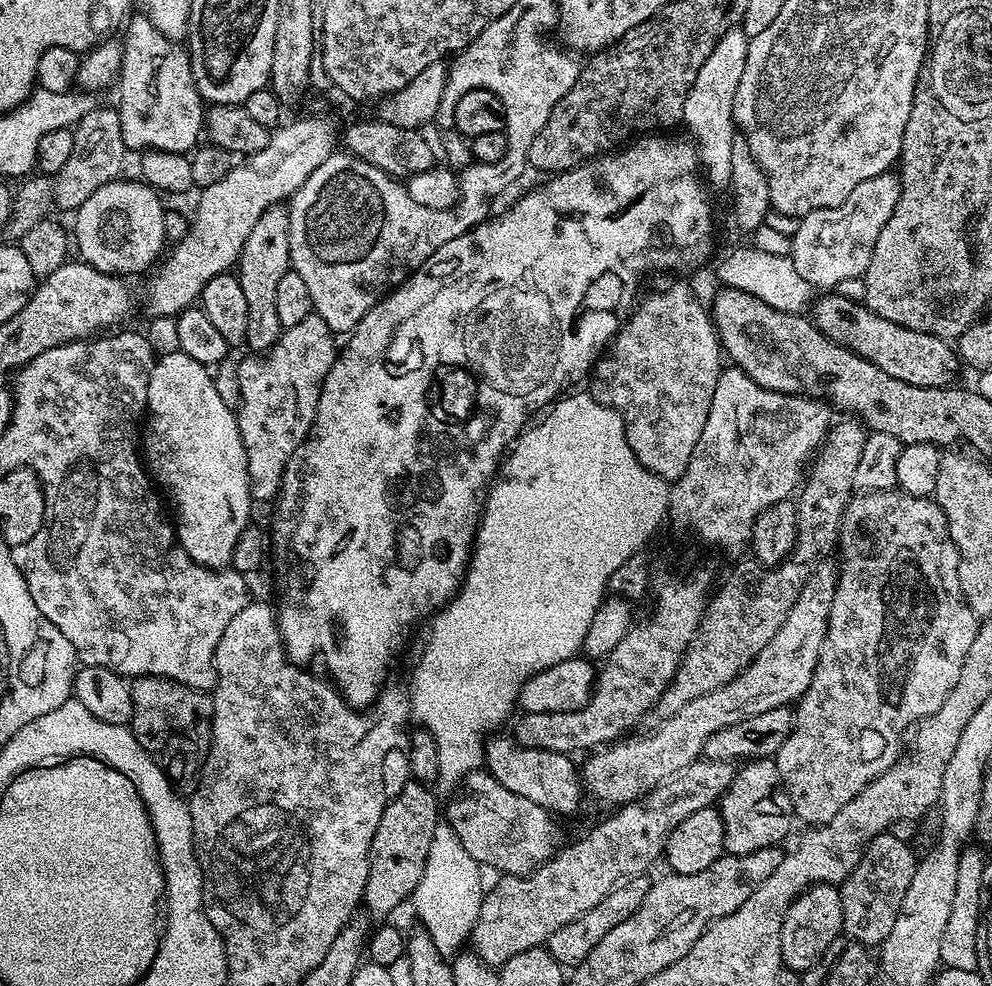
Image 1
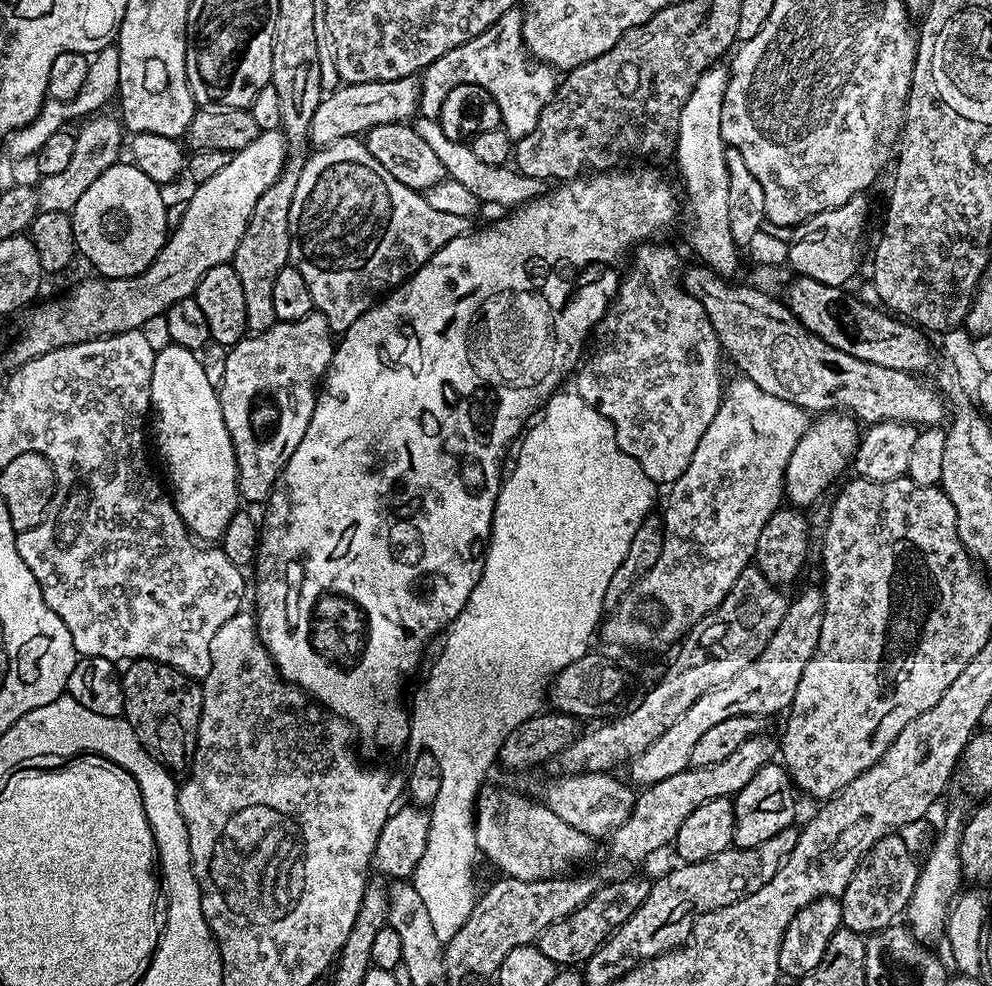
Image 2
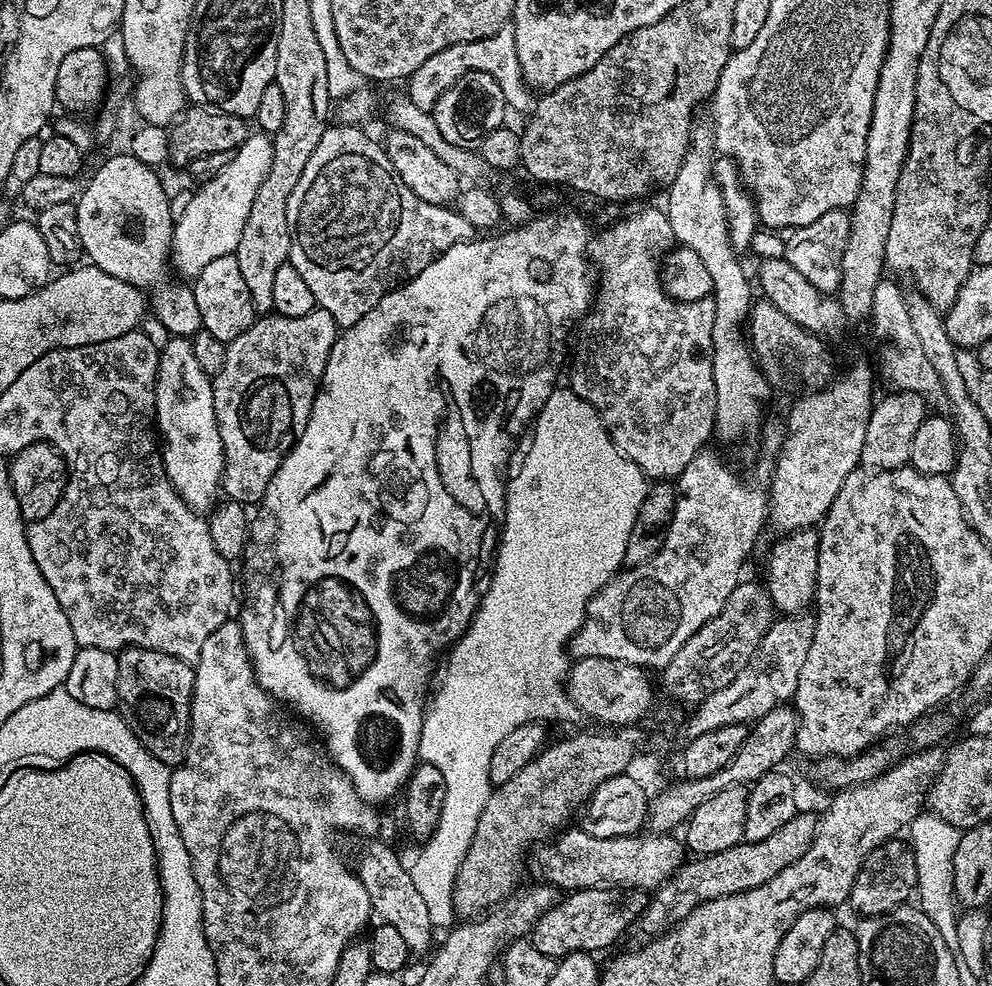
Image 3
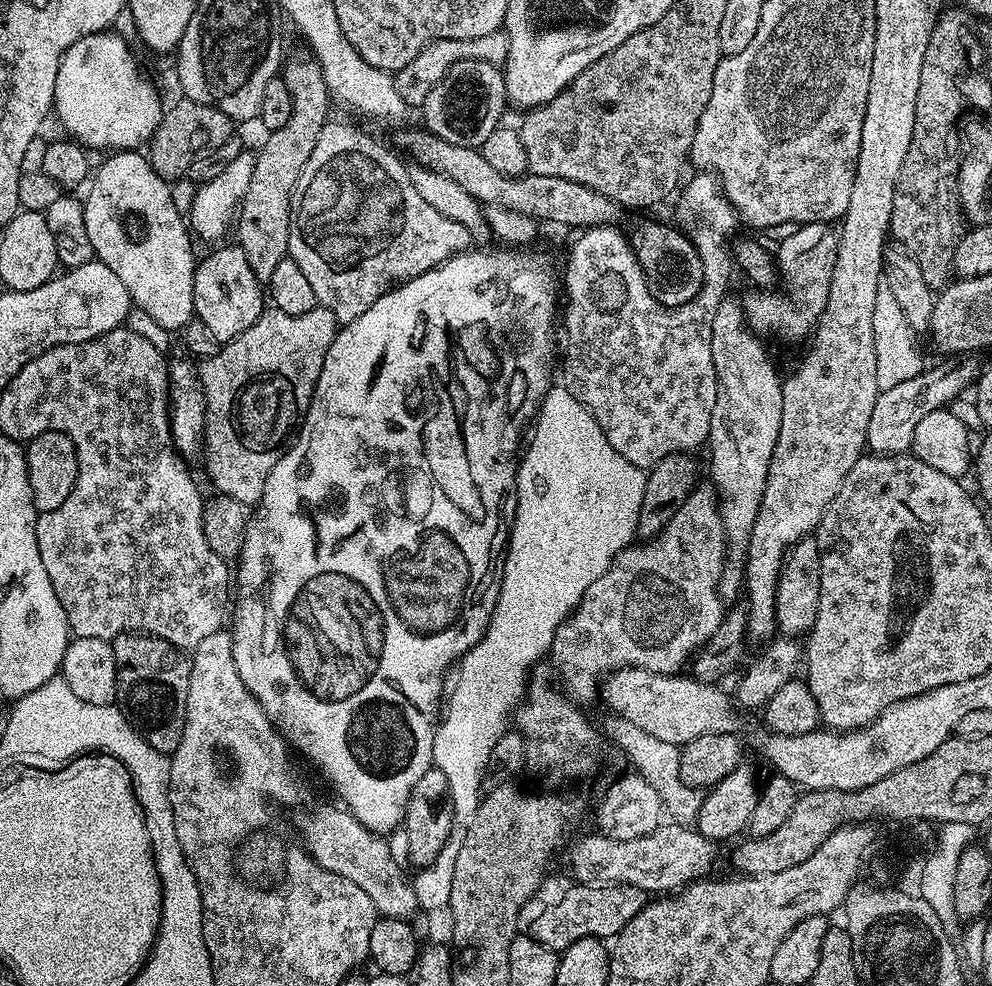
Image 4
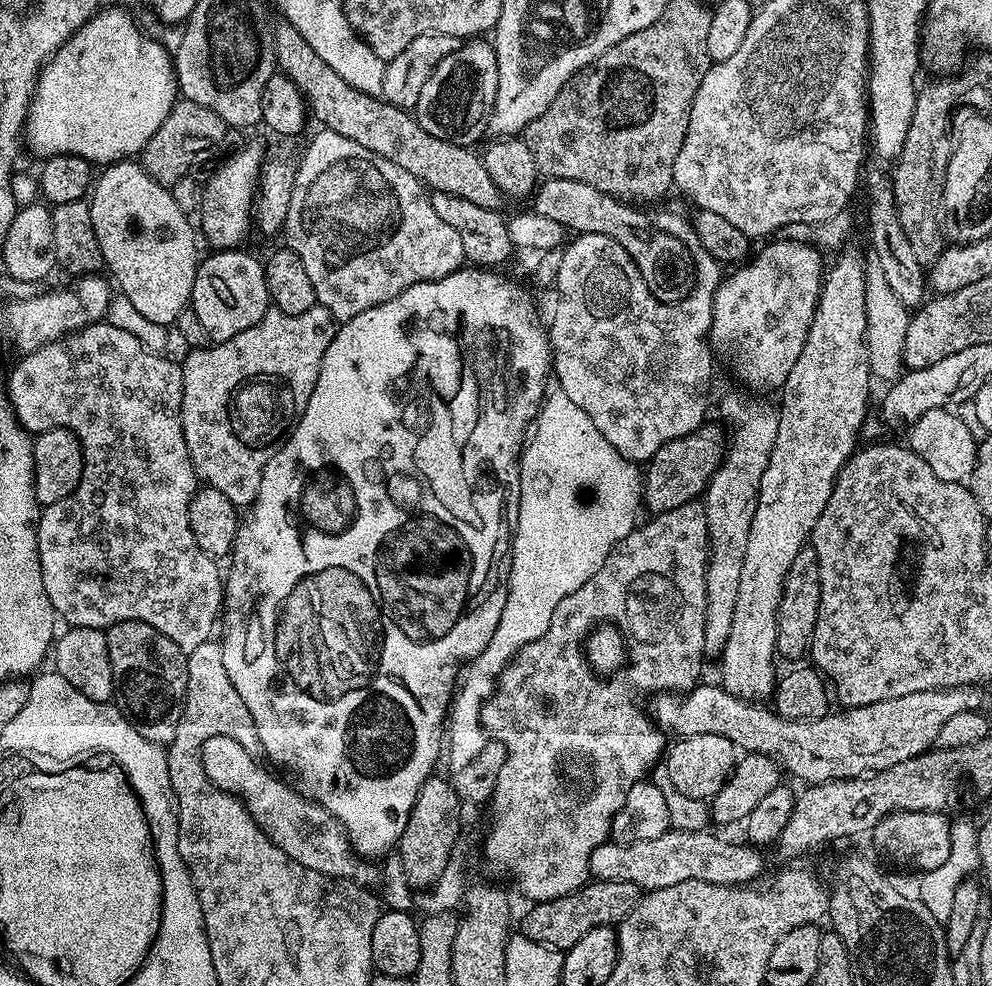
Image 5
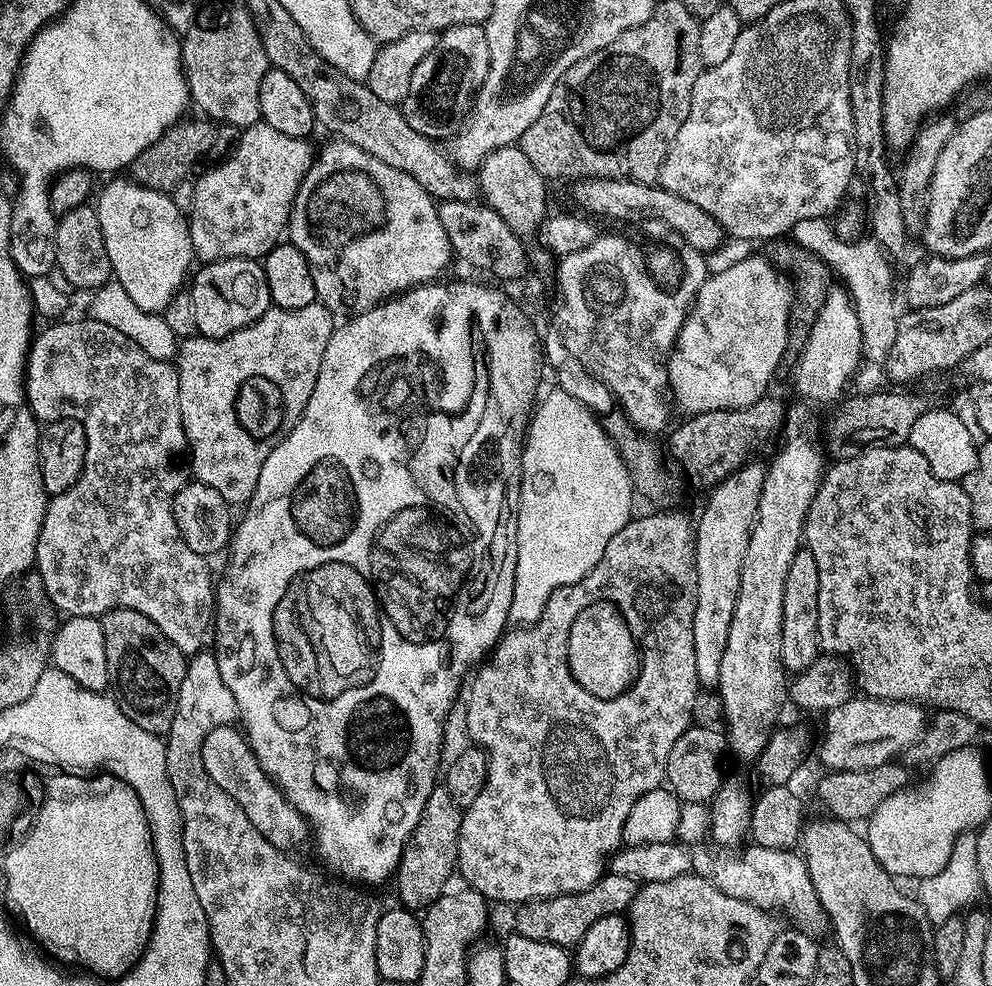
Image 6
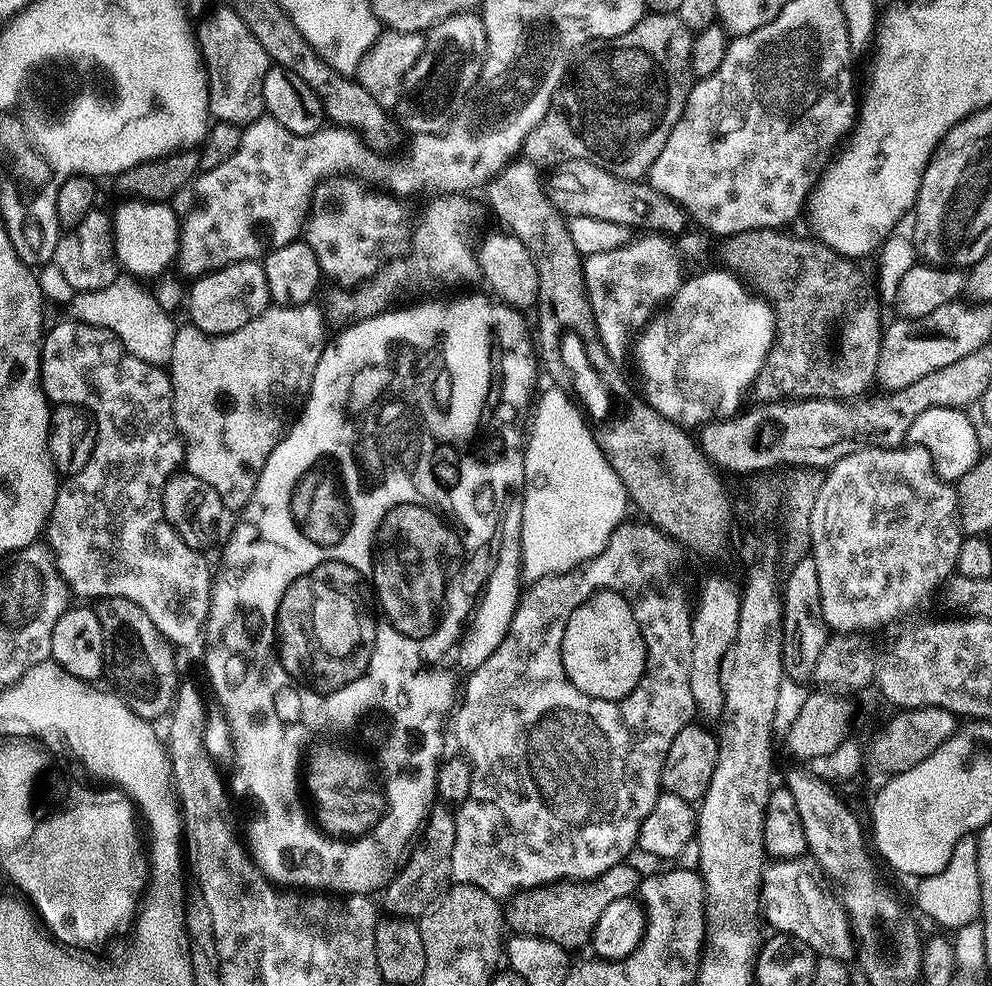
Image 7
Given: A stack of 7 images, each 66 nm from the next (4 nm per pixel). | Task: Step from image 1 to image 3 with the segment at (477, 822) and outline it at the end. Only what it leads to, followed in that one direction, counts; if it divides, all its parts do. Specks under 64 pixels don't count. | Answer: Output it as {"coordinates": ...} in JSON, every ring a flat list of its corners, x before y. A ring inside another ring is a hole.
{"coordinates":[[572,827,561,831,551,843,544,846,549,848,540,852,540,864,544,867,543,879,560,890,613,886,656,890,675,874,686,860,686,845,676,834,594,838,583,828]]}

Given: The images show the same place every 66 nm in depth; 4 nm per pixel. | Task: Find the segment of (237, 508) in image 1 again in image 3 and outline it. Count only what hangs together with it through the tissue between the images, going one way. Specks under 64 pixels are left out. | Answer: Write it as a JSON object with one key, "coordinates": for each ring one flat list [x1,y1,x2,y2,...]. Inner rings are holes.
{"coordinates":[[174,336,159,349,160,361,156,371,156,418,155,427,162,441,162,459,168,481,176,487,176,493,196,512,208,514,217,507,222,496,224,479,224,451,222,438,218,434,218,422,214,414,214,394,212,393,212,377,198,366,198,358,194,358,191,339]]}

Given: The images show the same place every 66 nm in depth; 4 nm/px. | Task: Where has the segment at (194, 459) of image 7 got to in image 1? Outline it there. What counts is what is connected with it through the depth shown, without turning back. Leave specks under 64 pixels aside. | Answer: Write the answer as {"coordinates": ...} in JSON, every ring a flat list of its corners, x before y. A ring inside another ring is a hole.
{"coordinates":[[315,314,302,318,302,322,298,322,298,326,290,326,285,328,280,333,280,340,276,345,264,355,248,354,248,357,243,361,239,361,238,367,240,370,240,405,235,408,236,421,238,422,238,430,242,434,242,446,246,450,246,466,248,467,248,481,250,482,250,490,252,491,253,501,260,502,260,500,268,500,268,502,275,501,276,497,280,495,280,483,284,477,286,466,290,462,290,458,294,454,294,450,298,450,298,446,308,437,308,431,312,429,312,423,316,417,318,410,318,398,320,391,324,385,326,374,330,370,330,366,336,360,338,351,338,344,335,344,334,334,330,330,330,326,326,326,326,322,322,322,322,318]]}

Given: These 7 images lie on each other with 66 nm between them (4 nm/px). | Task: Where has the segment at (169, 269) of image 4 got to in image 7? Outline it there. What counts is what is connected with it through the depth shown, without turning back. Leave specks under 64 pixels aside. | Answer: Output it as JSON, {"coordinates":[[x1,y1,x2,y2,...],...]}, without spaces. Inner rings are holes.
{"coordinates":[[124,198,121,201,116,212,111,213,112,237,116,239,116,258,121,269,132,278,163,277,180,255,181,217,176,215,171,203,162,200]]}

